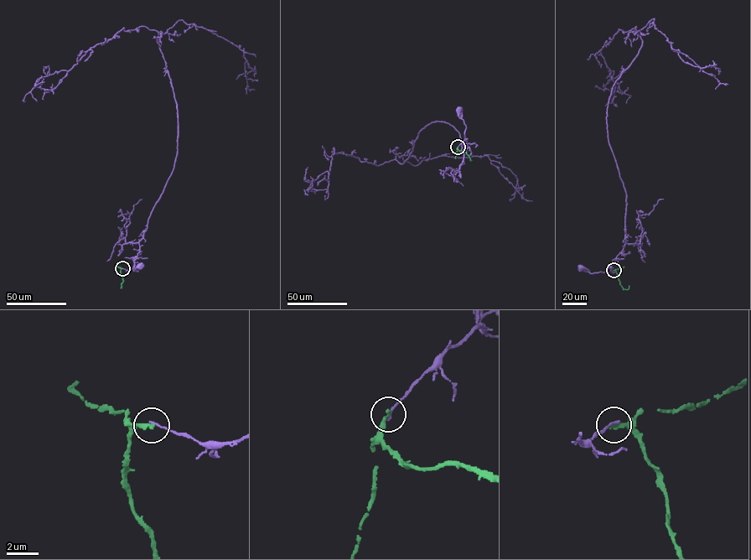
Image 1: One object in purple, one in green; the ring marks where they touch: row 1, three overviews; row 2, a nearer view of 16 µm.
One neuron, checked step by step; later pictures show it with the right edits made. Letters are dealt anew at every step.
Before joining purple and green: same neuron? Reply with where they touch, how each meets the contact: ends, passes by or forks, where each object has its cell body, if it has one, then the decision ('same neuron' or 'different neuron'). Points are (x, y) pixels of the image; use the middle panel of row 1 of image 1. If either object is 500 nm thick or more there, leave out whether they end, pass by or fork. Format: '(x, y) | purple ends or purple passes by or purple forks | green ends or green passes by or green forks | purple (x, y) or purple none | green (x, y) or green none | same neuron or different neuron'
(458, 147) | purple ends | green ends | purple (459, 110) | green none | different neuron

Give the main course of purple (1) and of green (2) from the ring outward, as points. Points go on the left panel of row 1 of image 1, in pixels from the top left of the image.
1: (122, 268), (129, 270), (134, 266), (133, 271), (137, 272), (140, 265)
2: (122, 268), (121, 287), (122, 284)

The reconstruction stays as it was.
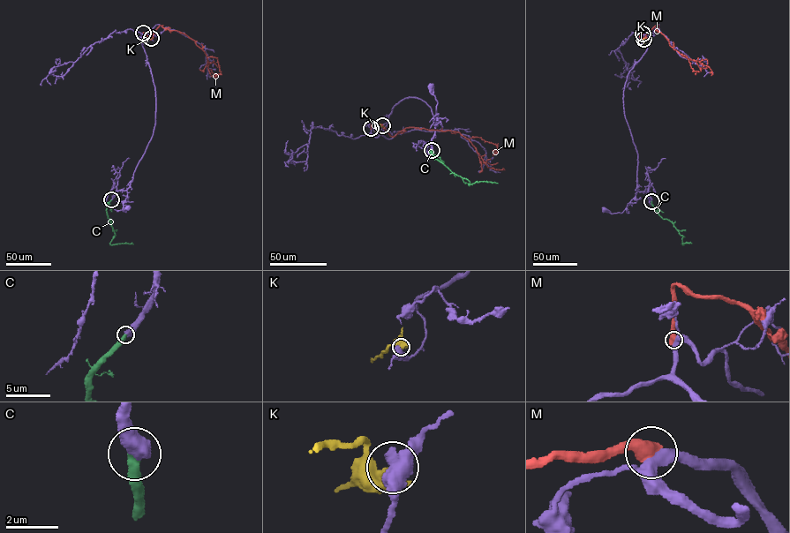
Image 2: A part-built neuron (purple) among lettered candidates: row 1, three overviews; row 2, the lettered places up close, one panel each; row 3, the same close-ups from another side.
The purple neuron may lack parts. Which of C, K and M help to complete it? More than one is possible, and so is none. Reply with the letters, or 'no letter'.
C

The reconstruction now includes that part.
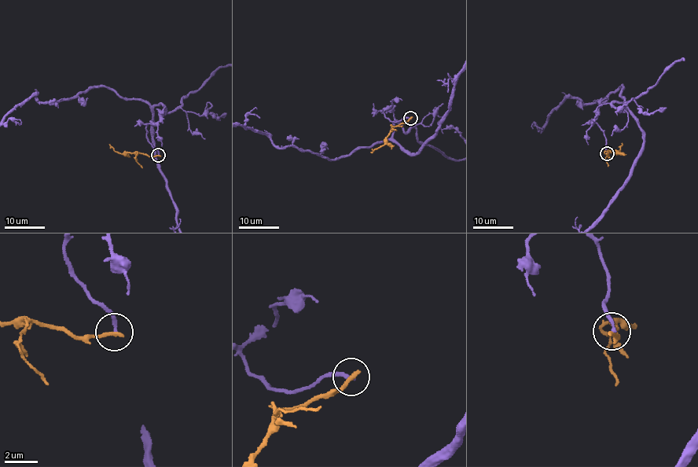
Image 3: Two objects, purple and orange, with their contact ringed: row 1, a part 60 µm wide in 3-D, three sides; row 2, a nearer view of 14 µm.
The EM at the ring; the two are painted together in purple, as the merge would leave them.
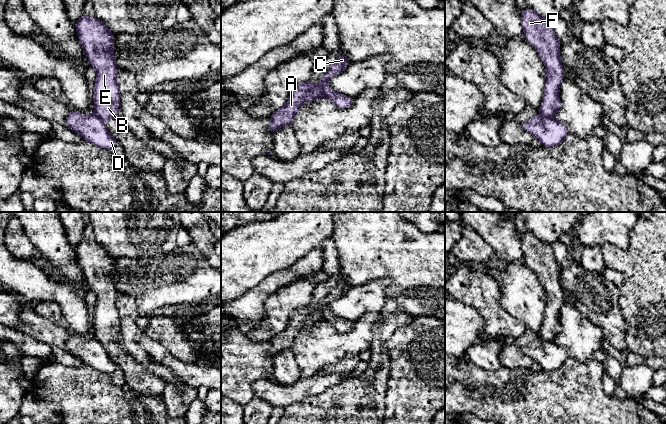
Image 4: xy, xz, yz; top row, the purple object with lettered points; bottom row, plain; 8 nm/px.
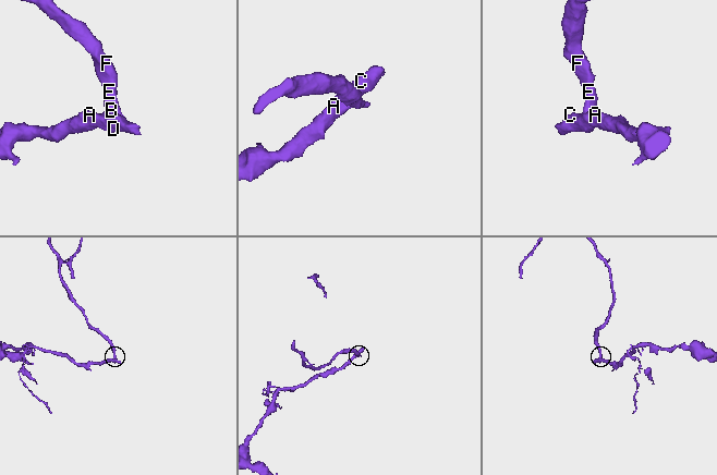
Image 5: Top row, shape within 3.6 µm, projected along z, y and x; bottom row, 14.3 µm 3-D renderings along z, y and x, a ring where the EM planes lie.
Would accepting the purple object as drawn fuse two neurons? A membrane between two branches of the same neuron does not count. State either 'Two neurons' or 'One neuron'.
Two neurons

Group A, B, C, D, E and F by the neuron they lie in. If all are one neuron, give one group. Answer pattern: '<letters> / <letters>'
A C D / B E F

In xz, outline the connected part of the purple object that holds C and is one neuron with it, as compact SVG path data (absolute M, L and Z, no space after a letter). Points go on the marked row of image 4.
M341 52L336 61L329 65L328 71L319 78L321 81L319 85L314 86L311 80L297 84L291 92L287 103L270 116L269 133L272 135L279 128L291 125L295 114L304 102L313 102L318 98L323 98L323 85L328 84L328 81L333 76L340 74L349 64L347 57Z

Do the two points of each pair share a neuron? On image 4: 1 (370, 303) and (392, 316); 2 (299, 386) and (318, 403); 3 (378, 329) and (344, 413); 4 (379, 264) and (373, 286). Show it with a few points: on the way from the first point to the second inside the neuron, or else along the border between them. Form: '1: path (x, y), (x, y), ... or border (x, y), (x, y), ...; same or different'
1: border (387, 299), (384, 306), (378, 312); different
2: border (332, 386), (319, 394), (312, 395), (289, 406); different
3: path (378, 350), (373, 382), (365, 392); same
4: border (391, 280), (388, 278), (376, 278), (353, 287); different

